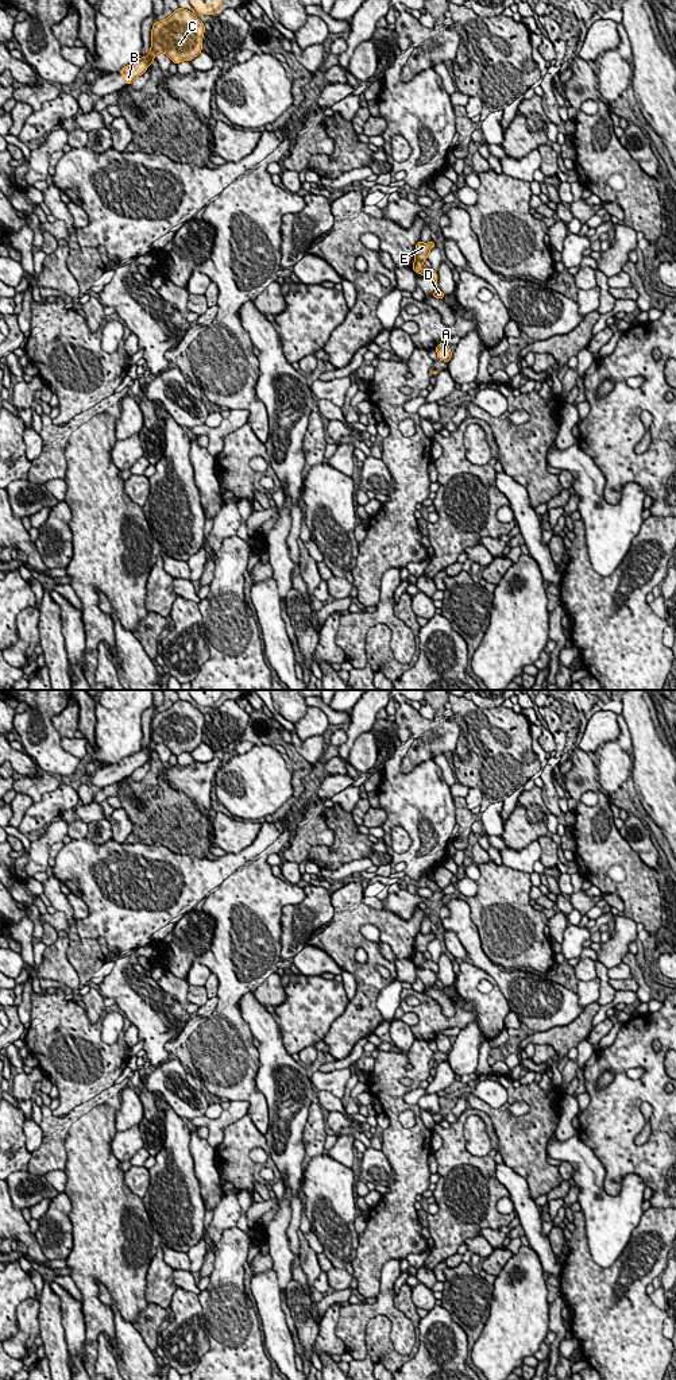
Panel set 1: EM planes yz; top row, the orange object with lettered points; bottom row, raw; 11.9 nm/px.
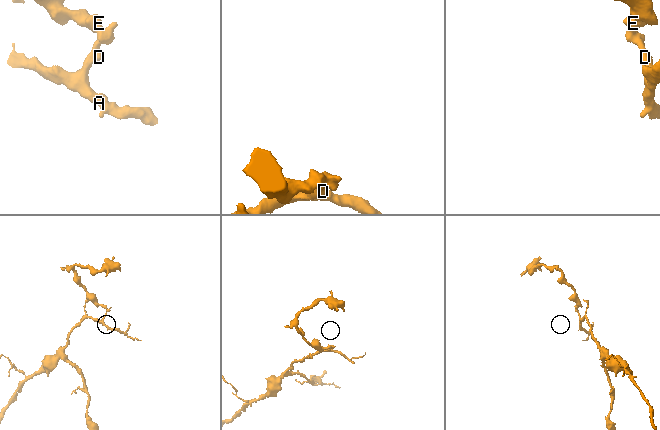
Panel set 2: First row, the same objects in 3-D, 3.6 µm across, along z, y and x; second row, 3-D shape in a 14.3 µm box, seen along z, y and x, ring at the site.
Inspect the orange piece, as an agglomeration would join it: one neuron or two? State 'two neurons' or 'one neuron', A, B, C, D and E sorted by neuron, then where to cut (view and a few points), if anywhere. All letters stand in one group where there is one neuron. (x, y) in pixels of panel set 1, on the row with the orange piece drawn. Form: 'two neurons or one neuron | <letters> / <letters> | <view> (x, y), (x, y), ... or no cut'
two neurons | A D / B C E | yz (416, 257), (423, 261)

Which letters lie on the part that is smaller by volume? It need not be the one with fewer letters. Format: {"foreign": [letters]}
{"foreign": ["B", "C", "E"]}

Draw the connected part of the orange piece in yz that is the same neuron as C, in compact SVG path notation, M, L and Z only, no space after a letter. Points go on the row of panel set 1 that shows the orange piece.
M178 8L165 20L155 22L151 30L151 49L147 57L140 57L120 70L127 85L142 76L154 62L157 53L165 53L171 62L192 61L202 51L204 23L190 11Z

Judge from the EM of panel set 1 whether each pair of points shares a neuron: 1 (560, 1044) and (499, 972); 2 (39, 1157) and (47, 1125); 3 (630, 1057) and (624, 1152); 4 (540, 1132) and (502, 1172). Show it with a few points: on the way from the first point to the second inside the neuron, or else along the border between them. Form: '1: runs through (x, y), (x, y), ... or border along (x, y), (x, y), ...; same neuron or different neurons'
1: border along (576, 1017), (564, 1025), (555, 1025), (534, 1032); different neurons
2: runs through (47, 1149), (47, 1133); same neuron
3: runs through (620, 1080), (620, 1129); same neuron
4: border along (503, 1161), (525, 1180), (529, 1190); different neurons

